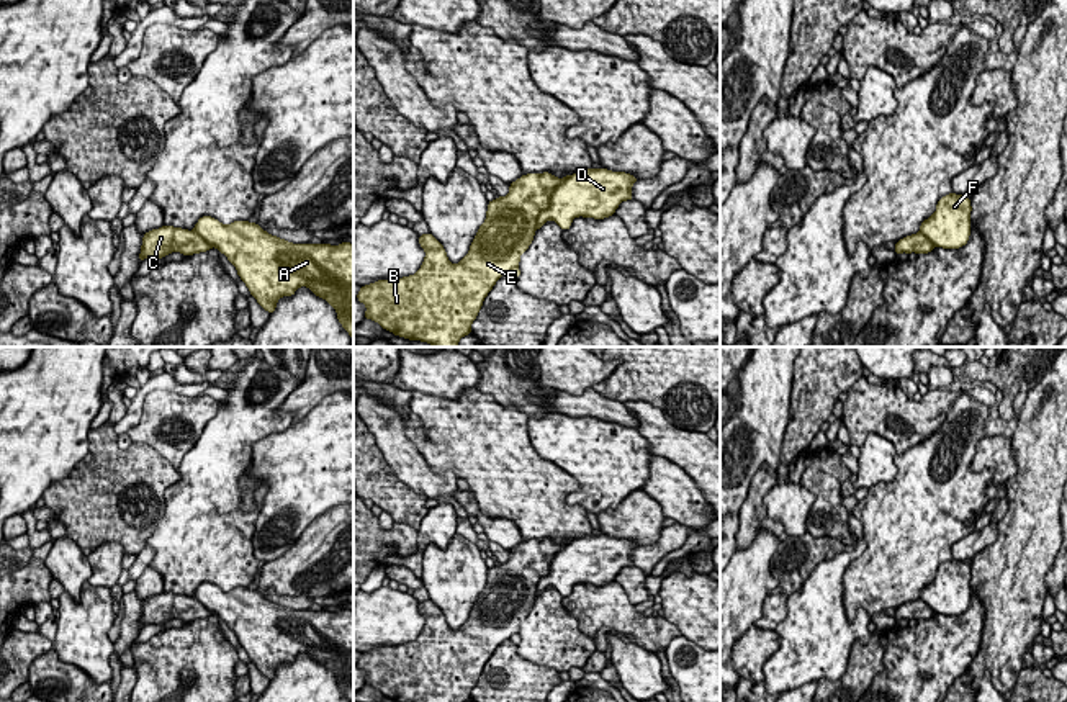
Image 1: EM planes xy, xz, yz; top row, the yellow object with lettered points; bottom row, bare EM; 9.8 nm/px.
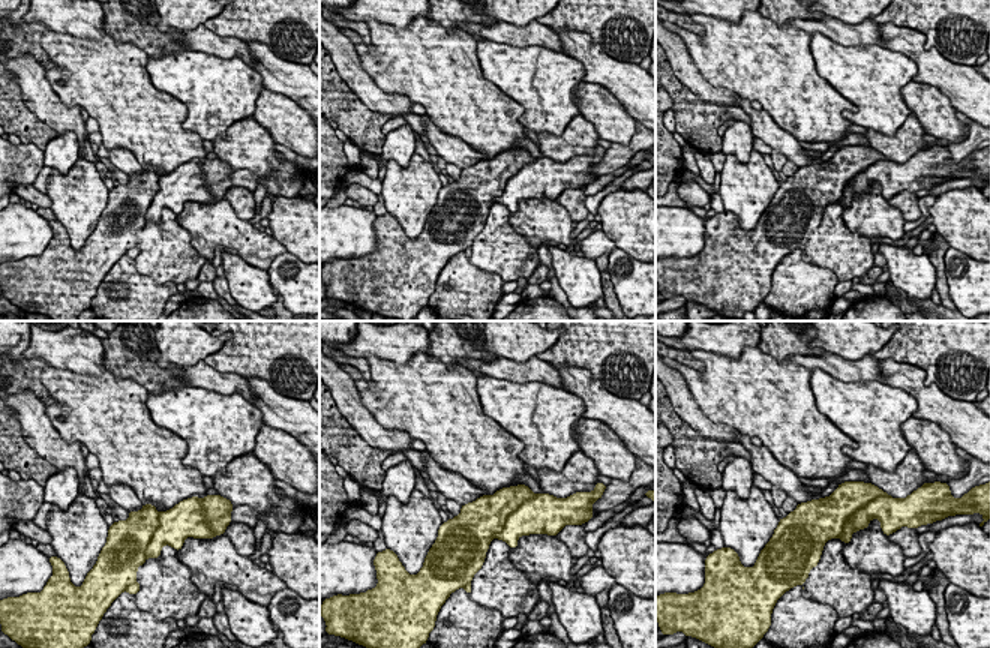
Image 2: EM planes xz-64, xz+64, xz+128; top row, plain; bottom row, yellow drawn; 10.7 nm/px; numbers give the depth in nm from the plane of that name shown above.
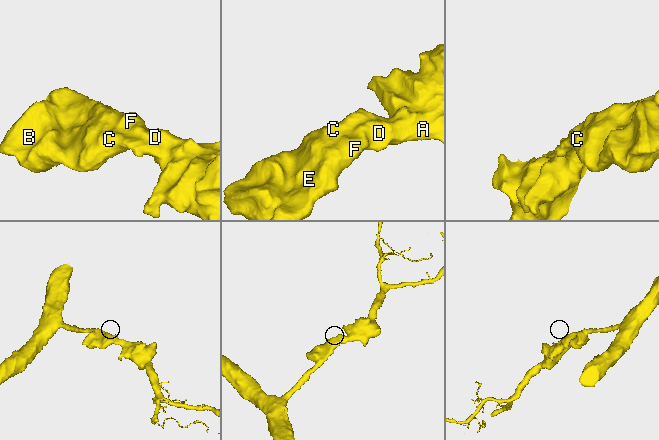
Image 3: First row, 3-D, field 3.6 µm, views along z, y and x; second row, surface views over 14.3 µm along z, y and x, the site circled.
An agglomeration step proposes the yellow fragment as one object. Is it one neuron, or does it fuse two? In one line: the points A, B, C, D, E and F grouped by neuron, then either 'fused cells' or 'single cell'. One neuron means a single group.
A D F / B C E | fused cells

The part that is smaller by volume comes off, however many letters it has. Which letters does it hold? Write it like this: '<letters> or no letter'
B, C, E

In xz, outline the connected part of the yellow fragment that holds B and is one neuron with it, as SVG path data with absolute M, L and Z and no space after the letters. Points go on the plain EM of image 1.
M532 538L512 548L506 563L488 569L486 586L458 630L448 627L443 612L430 599L419 602L425 623L414 641L378 646L360 655L357 666L367 673L365 686L378 689L394 702L471 700L484 664L502 641L519 633L520 622L534 607L538 581L550 573L552 558L568 543Z

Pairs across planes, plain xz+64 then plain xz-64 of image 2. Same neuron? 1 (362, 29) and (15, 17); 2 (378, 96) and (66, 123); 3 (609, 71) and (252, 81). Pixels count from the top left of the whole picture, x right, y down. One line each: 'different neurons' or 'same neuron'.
1: different neurons
2: same neuron
3: different neurons

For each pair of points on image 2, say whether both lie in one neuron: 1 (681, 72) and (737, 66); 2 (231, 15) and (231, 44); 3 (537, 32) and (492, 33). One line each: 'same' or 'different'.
1: different
2: different
3: same

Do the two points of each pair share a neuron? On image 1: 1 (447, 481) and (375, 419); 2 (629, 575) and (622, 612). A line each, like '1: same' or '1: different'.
1: same
2: different

